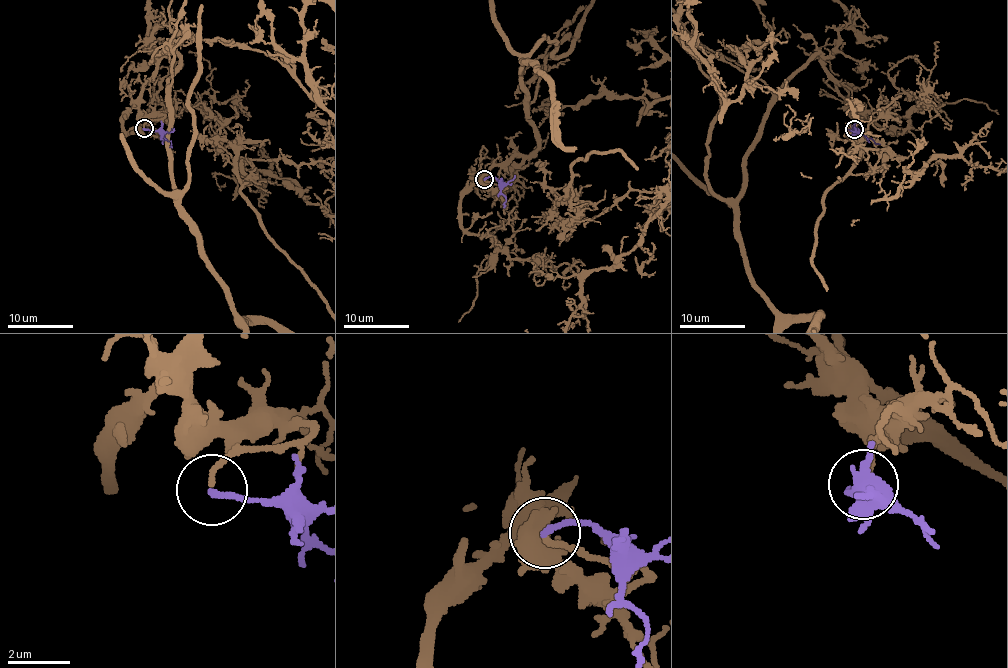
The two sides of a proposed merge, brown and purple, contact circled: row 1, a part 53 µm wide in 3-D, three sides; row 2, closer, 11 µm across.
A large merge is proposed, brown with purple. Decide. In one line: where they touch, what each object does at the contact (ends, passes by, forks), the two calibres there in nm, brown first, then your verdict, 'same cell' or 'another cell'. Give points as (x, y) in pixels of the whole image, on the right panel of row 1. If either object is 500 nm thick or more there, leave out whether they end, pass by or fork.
at (854, 129); brown ends there; purple ends there; 170 nm thick on the brown side, 190 nm on the other; same cell

